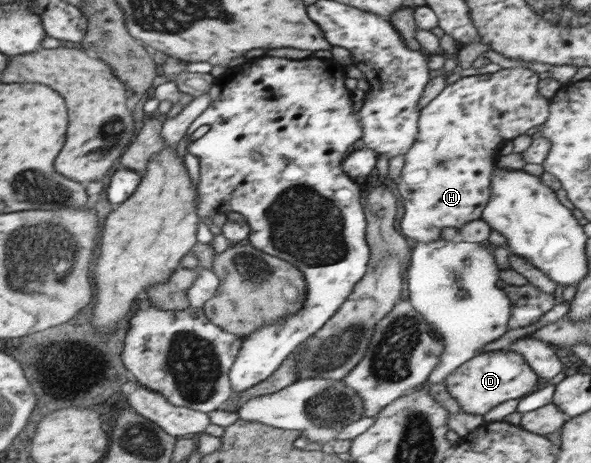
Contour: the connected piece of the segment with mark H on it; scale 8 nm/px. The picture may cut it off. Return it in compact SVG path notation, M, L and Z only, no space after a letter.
M513 67L501 69L491 74L476 74L471 76L462 77L452 84L446 84L444 90L433 98L433 101L429 105L420 109L420 115L418 120L417 138L413 142L413 146L409 148L409 152L404 155L405 165L401 171L401 175L398 179L398 189L401 199L403 199L403 217L401 217L401 233L405 233L405 236L415 240L417 243L440 243L443 241L442 229L444 227L455 227L459 229L462 225L470 221L475 221L481 217L482 211L487 205L490 198L491 177L495 169L496 160L498 158L497 151L500 145L505 140L513 140L517 136L525 134L529 129L539 127L545 124L549 116L549 99L541 96L537 90L537 83L539 83L540 75L525 67Z

